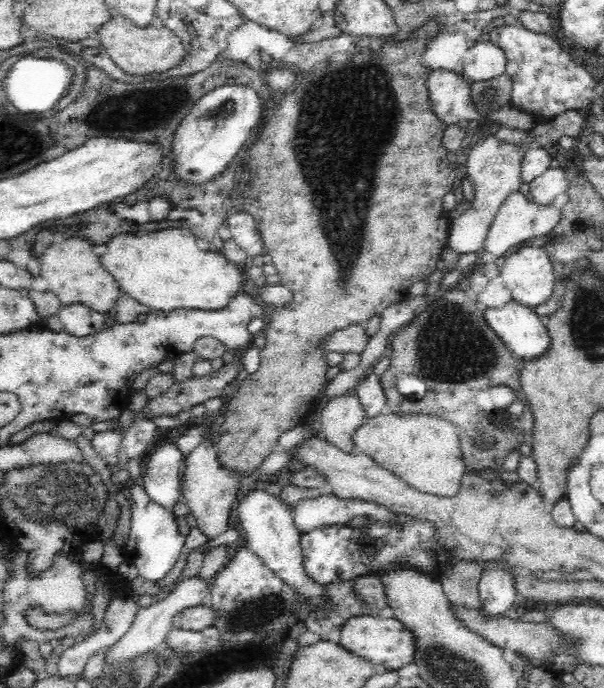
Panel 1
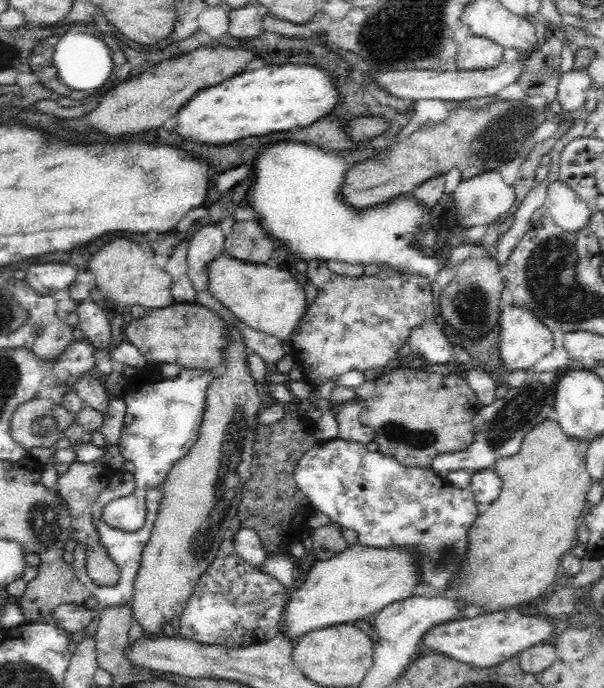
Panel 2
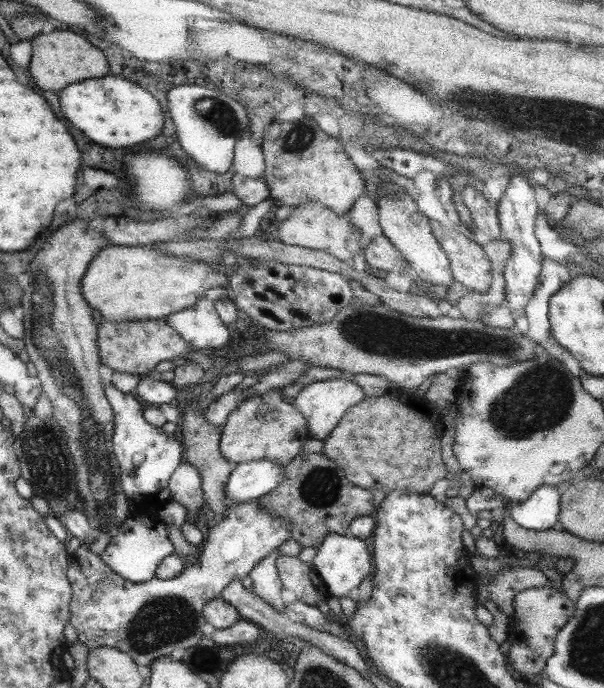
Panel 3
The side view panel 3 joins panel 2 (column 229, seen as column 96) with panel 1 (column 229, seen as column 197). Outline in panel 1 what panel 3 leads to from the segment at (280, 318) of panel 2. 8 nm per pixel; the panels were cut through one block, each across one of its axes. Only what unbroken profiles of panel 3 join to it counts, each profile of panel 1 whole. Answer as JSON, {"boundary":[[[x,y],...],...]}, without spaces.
{"boundary":[[[186,226],[146,232],[144,236],[134,232],[118,233],[112,235],[105,244],[106,251],[101,256],[101,266],[113,276],[120,293],[134,298],[150,311],[160,310],[168,313],[178,309],[218,310],[246,288],[234,263],[226,260],[226,257],[215,249],[201,251],[196,246],[196,239],[195,234],[192,234]]]}

